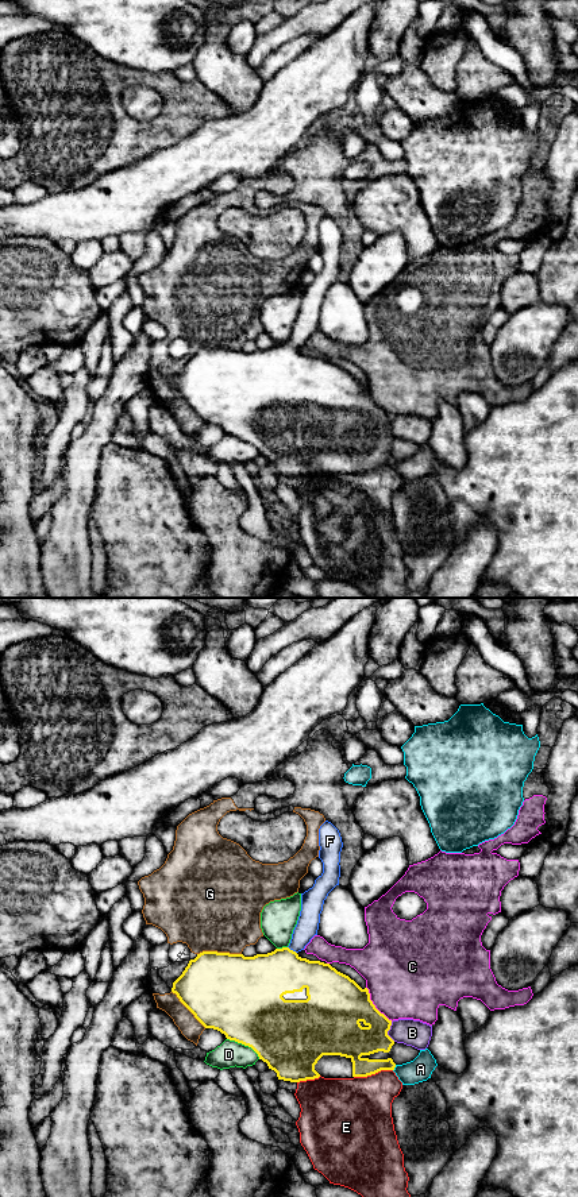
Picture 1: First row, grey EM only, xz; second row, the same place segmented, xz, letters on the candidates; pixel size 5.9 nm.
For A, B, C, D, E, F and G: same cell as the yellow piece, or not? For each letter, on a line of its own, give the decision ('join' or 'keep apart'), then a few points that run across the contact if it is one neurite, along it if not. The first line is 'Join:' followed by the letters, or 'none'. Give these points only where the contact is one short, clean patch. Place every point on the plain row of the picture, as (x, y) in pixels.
Join: F
A: keep apart
B: keep apart
C: keep apart
D: keep apart
E: keep apart
F: join; line xz (262, 375), (292, 346), (307, 321)
G: keep apart

